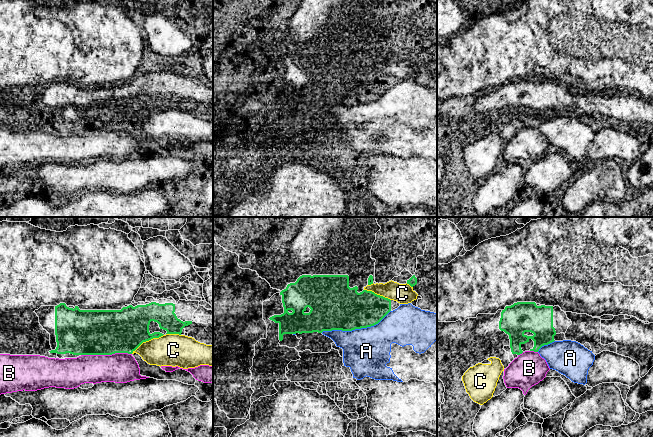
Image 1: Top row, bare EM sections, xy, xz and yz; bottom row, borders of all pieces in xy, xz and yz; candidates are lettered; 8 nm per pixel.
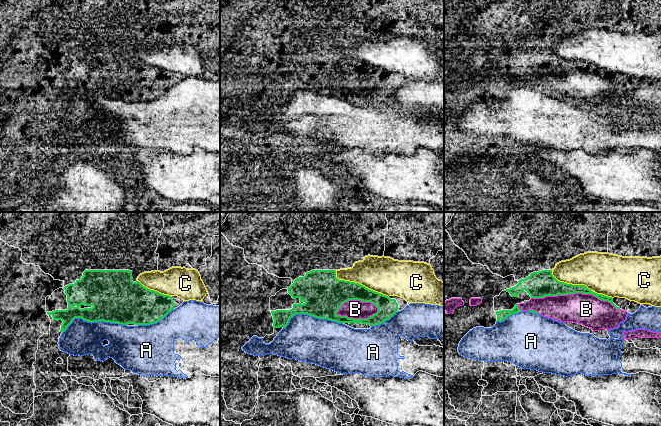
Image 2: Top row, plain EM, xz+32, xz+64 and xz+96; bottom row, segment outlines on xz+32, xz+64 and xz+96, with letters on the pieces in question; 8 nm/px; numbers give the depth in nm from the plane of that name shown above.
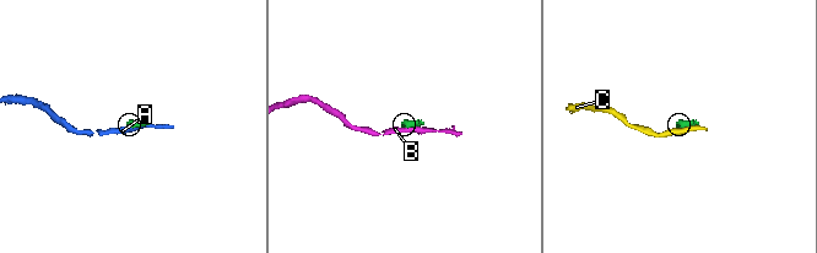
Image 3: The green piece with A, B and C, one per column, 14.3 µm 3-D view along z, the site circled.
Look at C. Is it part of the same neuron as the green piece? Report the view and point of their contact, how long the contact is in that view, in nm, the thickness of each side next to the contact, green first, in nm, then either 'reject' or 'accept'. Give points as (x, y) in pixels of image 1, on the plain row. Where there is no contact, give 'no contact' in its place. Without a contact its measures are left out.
meets green in xy at (147, 116); contact 300 nm long; 360 nm thick on the green side, 260 nm on the other; reject

